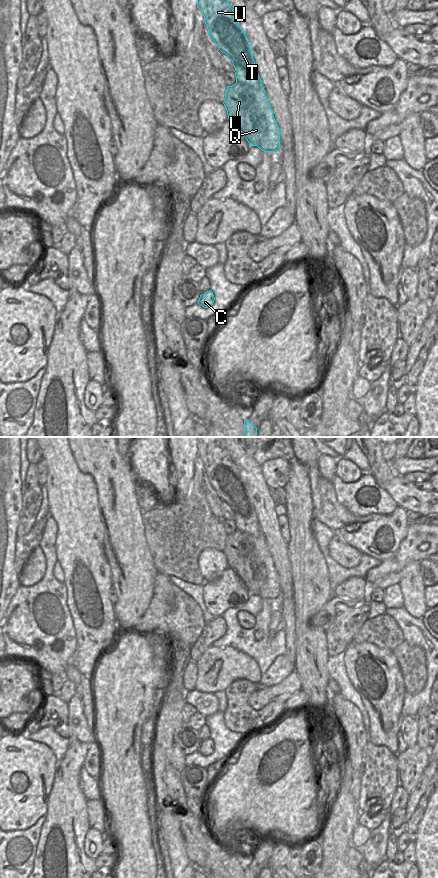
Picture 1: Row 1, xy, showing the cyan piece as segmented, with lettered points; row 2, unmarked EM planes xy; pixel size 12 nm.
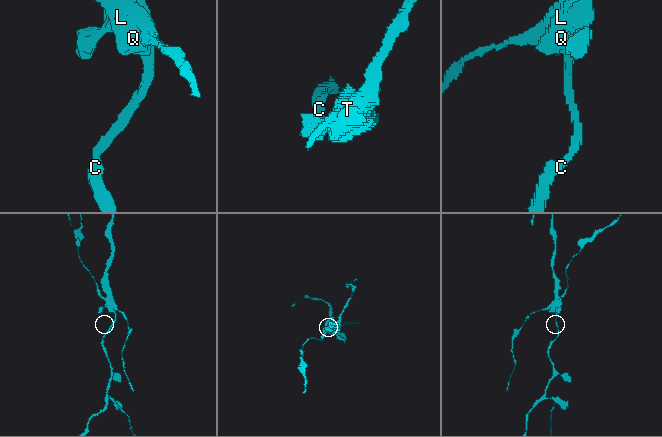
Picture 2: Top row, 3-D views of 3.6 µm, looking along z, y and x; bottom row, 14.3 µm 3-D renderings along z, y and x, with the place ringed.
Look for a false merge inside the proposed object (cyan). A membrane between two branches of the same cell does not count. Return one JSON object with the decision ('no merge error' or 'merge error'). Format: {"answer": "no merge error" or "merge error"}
{"answer": "merge error"}

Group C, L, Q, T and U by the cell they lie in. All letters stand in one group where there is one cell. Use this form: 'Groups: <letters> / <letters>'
Groups: C Q T U / L.

